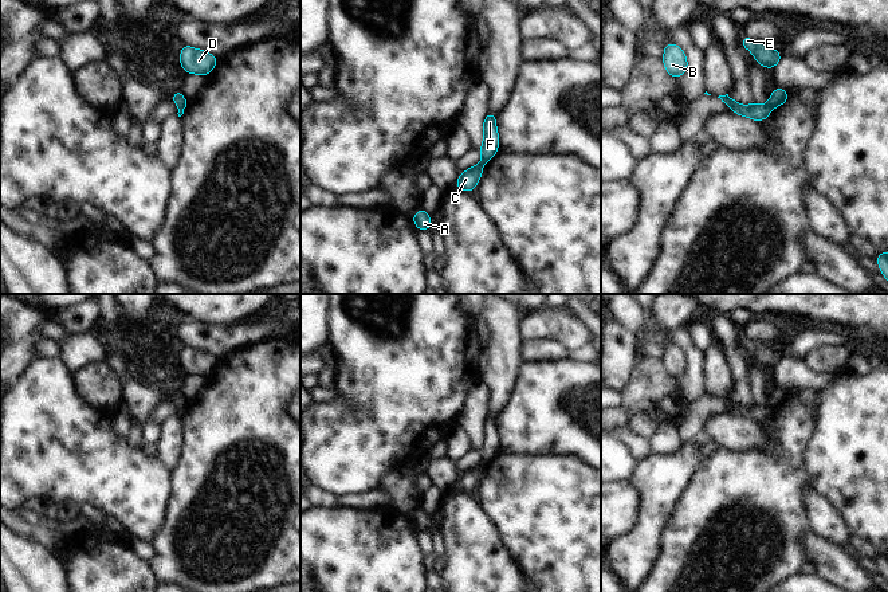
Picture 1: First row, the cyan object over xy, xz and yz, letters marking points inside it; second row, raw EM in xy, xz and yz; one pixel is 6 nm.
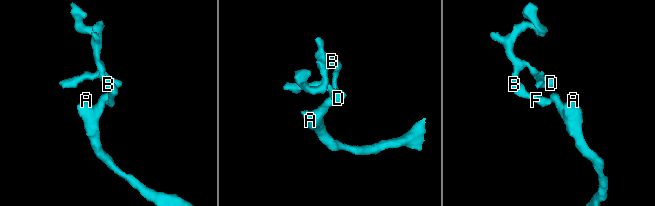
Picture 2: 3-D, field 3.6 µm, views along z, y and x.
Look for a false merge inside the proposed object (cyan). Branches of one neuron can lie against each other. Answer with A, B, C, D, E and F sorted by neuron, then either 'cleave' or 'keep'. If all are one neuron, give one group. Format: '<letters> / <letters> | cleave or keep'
A C / B D E F | cleave

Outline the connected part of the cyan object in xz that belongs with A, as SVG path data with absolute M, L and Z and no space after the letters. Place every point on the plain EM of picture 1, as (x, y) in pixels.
M423 509L414 514L412 521L419 530L431 530L431 515L428 515Z

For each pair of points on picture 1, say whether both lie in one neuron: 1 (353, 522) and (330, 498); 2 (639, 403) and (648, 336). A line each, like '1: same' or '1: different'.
1: different
2: same

